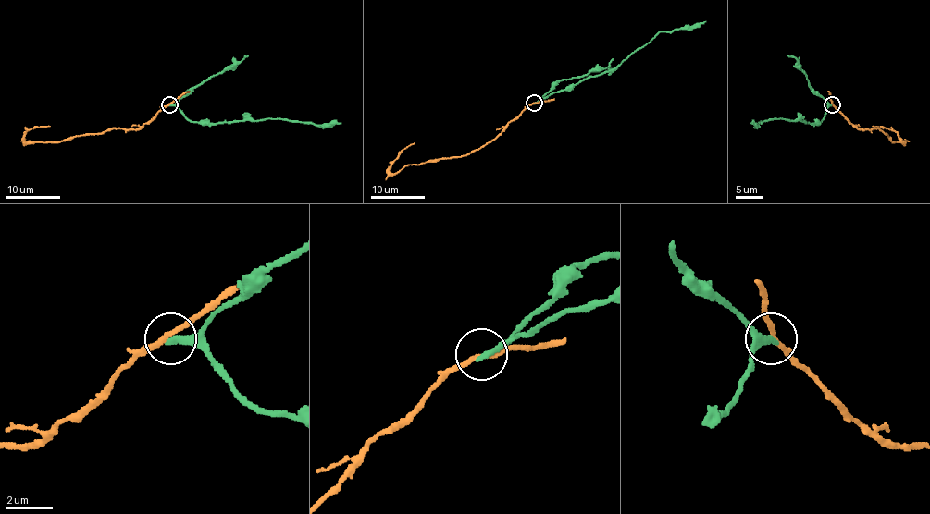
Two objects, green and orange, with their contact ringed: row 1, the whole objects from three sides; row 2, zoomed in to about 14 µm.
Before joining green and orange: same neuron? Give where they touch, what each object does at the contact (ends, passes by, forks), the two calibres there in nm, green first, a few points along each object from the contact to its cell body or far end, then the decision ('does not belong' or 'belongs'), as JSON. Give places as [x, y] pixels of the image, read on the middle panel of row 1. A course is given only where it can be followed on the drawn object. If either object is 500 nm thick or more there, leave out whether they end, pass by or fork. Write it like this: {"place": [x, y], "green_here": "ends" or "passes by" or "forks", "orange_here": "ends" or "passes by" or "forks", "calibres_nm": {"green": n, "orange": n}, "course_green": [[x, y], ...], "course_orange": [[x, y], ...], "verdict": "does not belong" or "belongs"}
{"place": [534, 103], "green_here": "ends", "orange_here": "passes by", "calibres_nm": {"green": 280, "orange": 200}, "course_green": [[535, 102], [553, 92], [570, 90], [588, 78], [613, 71], [660, 32], [695, 28], [706, 21]], "course_orange": [[535, 102], [494, 139], [462, 156], [408, 164], [391, 174], [389, 168], [393, 161], [415, 142]], "verdict": "does not belong"}

